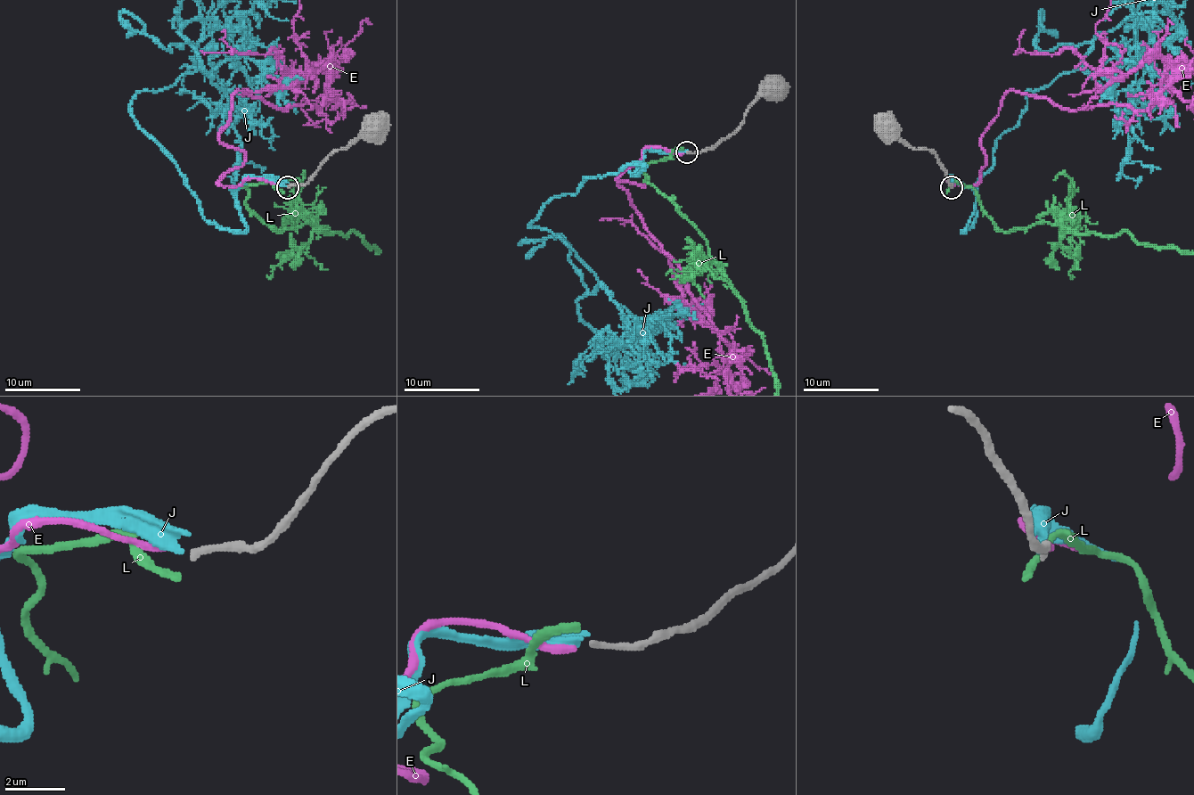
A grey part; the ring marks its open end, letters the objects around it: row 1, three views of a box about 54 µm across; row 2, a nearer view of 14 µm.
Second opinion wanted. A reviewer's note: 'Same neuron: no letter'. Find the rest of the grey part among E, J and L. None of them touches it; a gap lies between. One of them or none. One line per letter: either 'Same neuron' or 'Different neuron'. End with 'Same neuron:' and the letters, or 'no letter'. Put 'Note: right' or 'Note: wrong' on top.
Note: right
E: Different neuron
J: Different neuron
L: Different neuron
Same neuron: no letter

